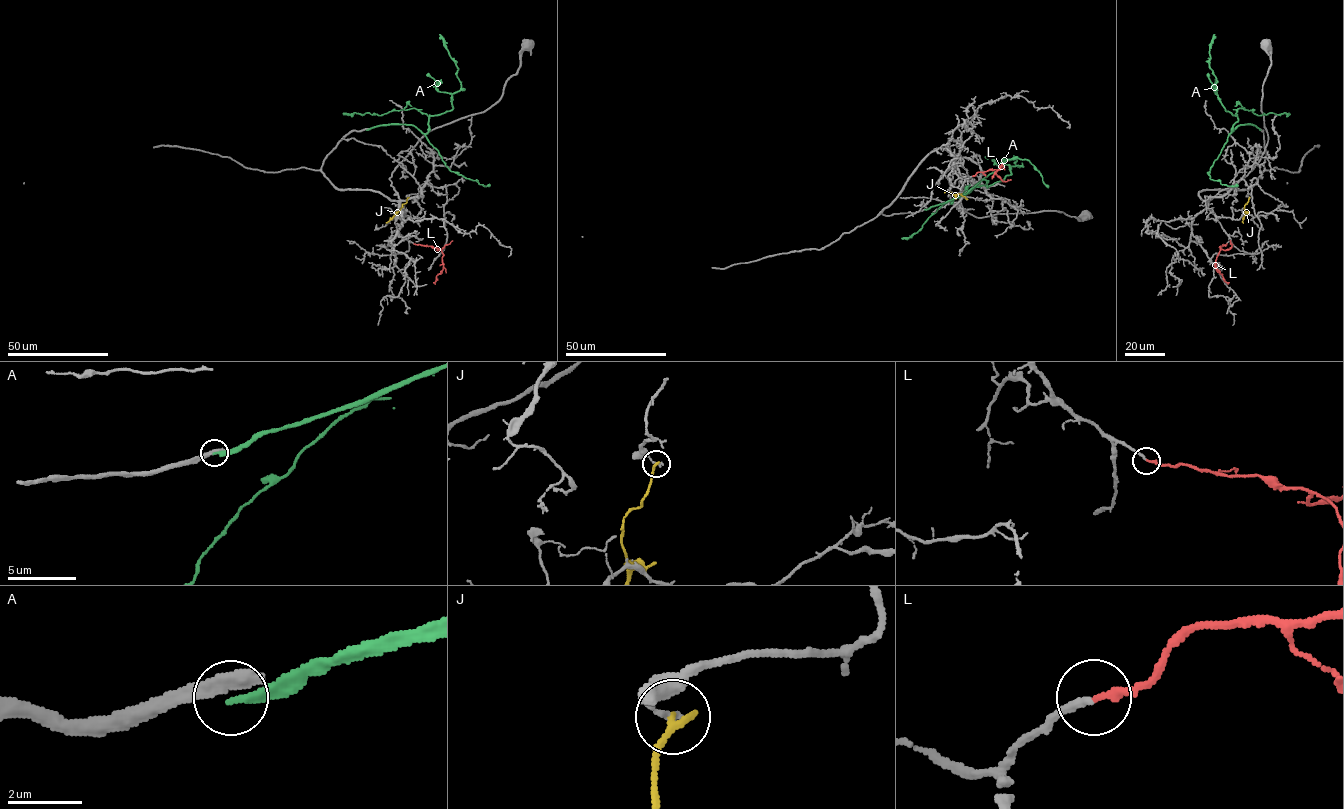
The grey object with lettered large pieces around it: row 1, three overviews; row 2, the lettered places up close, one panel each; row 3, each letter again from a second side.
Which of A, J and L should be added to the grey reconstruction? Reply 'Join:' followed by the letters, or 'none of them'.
Join: L

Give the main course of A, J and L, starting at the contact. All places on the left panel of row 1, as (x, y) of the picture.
A: (366, 129), (407, 124), (427, 133), (431, 116), (452, 109), (452, 95), (461, 82), (439, 34)
J: (407, 197), (386, 223)
L: (413, 244), (439, 248), (443, 255), (442, 271), (433, 282)

